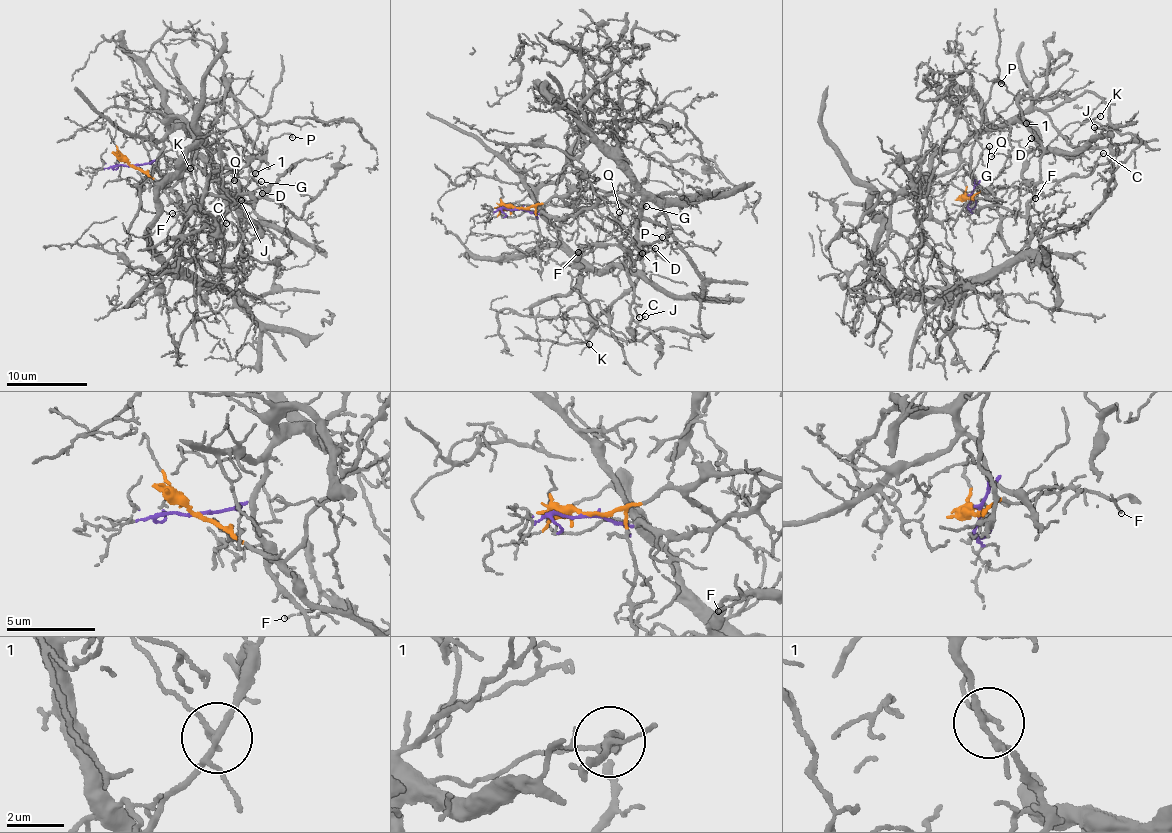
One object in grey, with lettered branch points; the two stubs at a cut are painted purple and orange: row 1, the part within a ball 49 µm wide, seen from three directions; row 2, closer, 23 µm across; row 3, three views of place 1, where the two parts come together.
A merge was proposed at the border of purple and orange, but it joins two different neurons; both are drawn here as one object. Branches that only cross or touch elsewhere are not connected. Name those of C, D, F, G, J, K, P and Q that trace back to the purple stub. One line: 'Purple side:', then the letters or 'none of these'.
Purple side: G, K, Q

